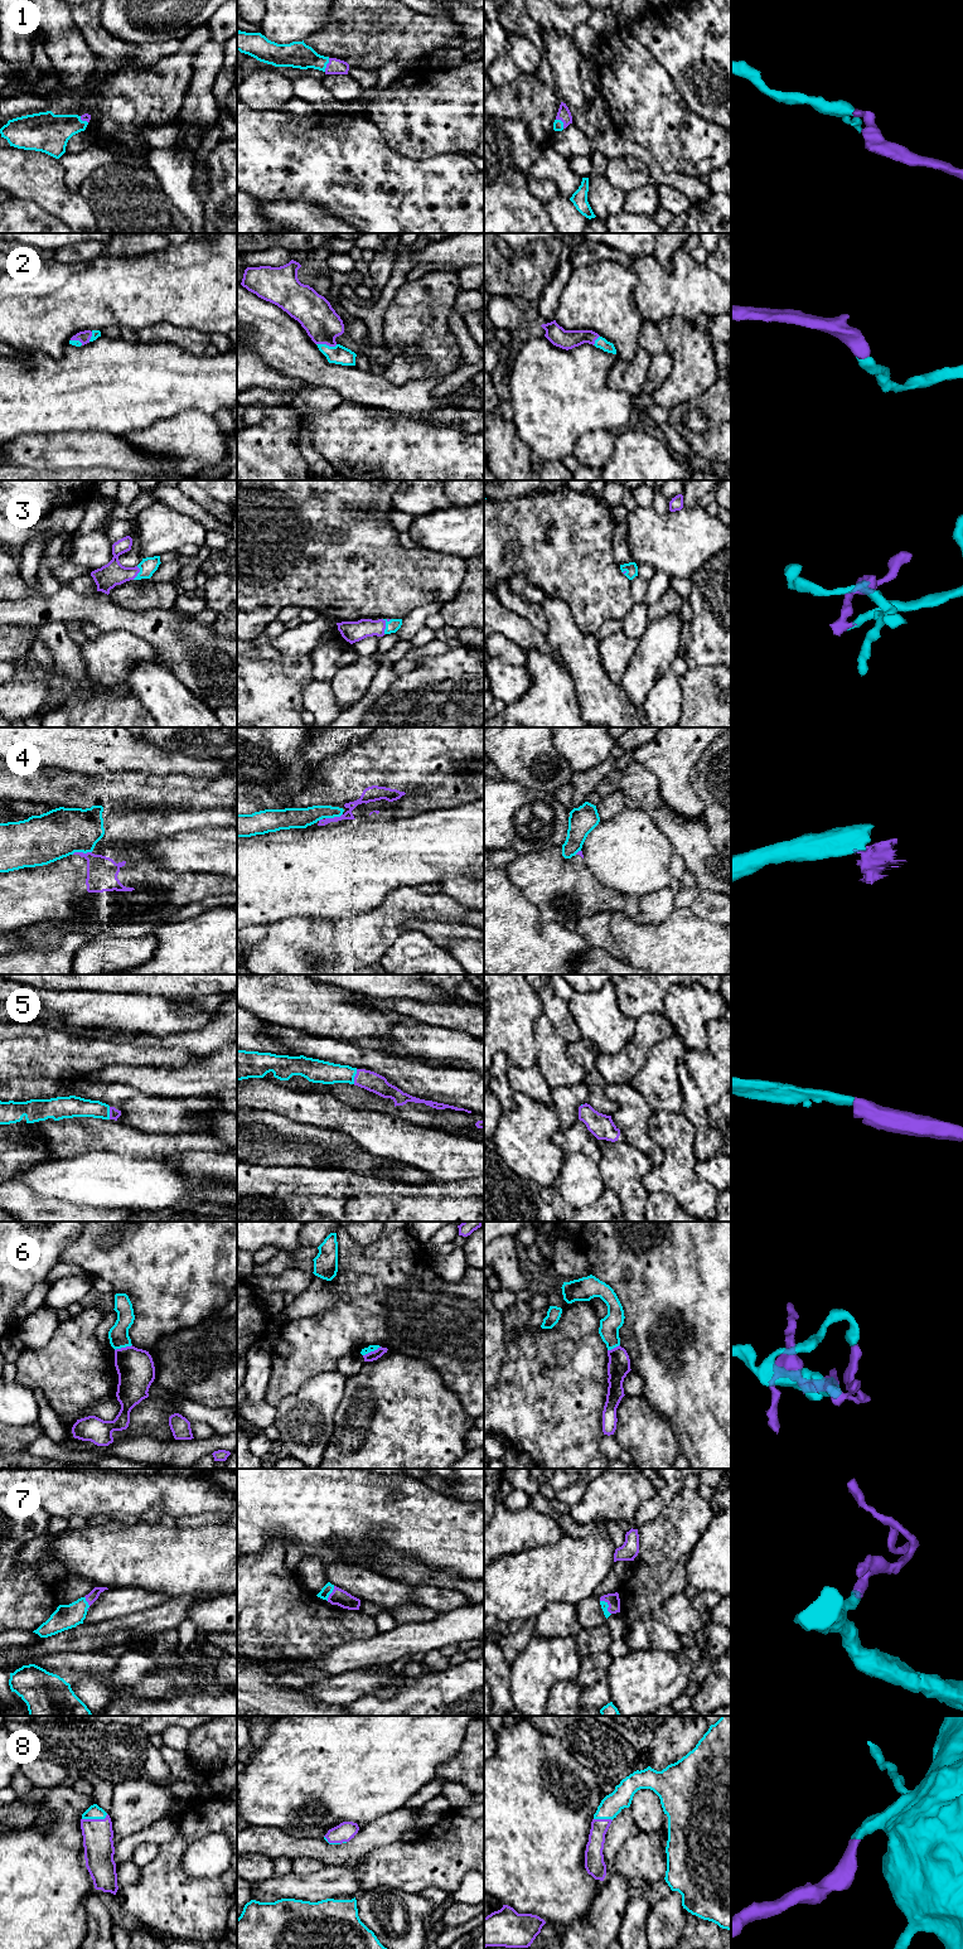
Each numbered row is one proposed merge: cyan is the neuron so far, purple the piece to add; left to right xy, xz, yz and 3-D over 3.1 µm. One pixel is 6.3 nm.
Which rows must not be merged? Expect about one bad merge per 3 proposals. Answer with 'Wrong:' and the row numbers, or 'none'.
Wrong: 4, 6

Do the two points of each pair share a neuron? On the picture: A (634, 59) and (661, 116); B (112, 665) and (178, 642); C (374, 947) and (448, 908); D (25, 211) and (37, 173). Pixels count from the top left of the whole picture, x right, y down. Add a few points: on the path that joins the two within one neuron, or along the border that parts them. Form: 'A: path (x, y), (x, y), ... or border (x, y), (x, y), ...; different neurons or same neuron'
A: path (634, 73), (634, 83), (647, 102); same neuron
B: border (130, 633), (145, 639), (160, 661); different neurons
C: path (388, 928), (410, 907), (429, 907); same neuron
D: border (13, 196), (20, 199), (34, 201), (53, 217); different neurons

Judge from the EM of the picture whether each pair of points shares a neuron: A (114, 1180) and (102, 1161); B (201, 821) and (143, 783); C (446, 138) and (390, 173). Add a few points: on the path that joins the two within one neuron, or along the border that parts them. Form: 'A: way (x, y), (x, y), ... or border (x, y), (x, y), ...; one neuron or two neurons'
A: way (109, 1175), (102, 1166); one neuron
B: border (151, 804), (172, 804), (179, 808), (211, 808); two neurons
C: border (387, 144), (415, 159), (443, 154); two neurons

